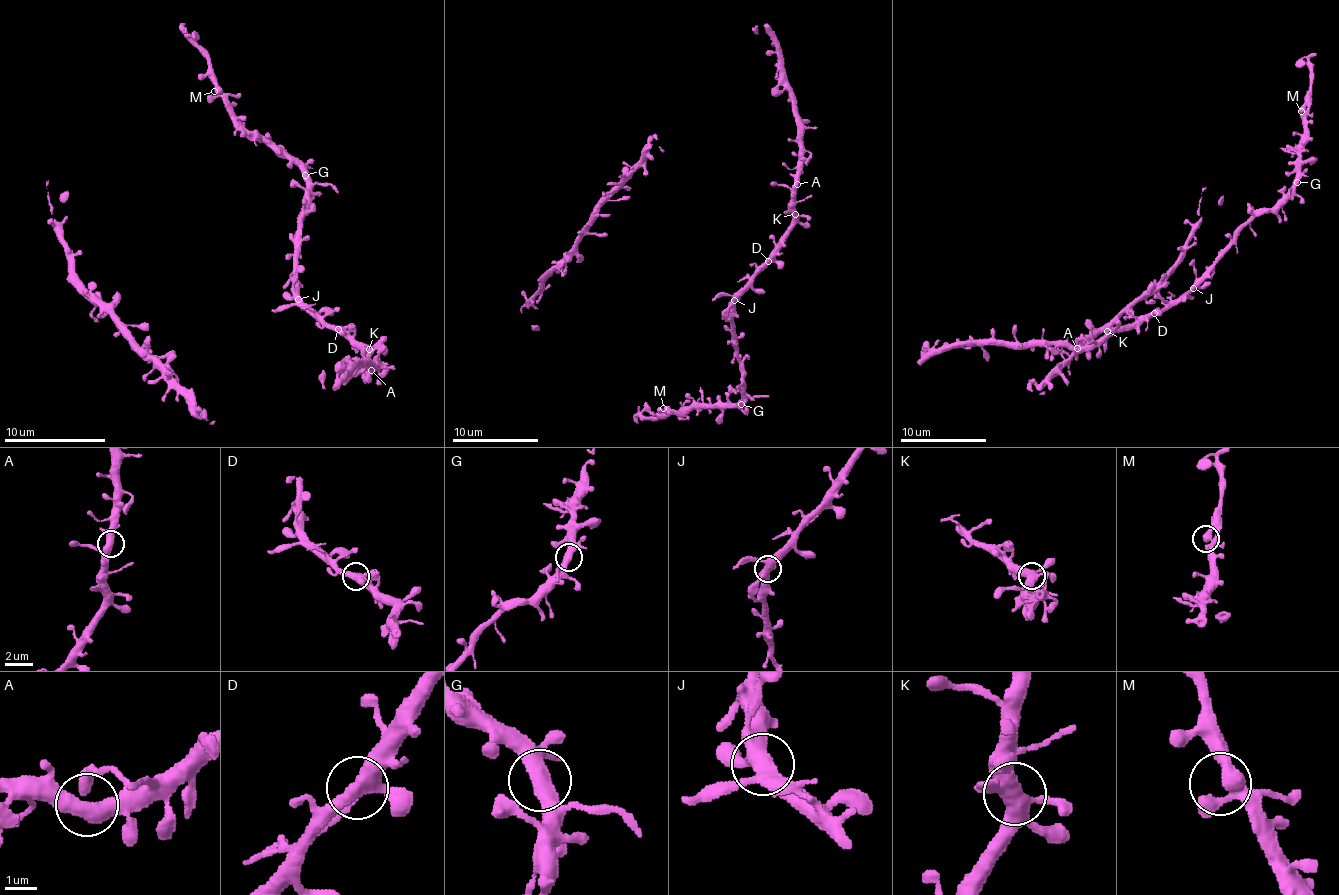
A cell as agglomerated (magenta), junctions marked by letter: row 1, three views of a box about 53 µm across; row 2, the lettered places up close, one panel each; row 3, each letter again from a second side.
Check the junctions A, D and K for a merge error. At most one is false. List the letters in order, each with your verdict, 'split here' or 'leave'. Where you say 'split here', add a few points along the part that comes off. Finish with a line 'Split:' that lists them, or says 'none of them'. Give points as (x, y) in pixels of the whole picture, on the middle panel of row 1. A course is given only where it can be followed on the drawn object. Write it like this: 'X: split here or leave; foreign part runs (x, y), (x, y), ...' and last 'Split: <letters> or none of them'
A: leave
D: leave
K: leave
Split: none of them

